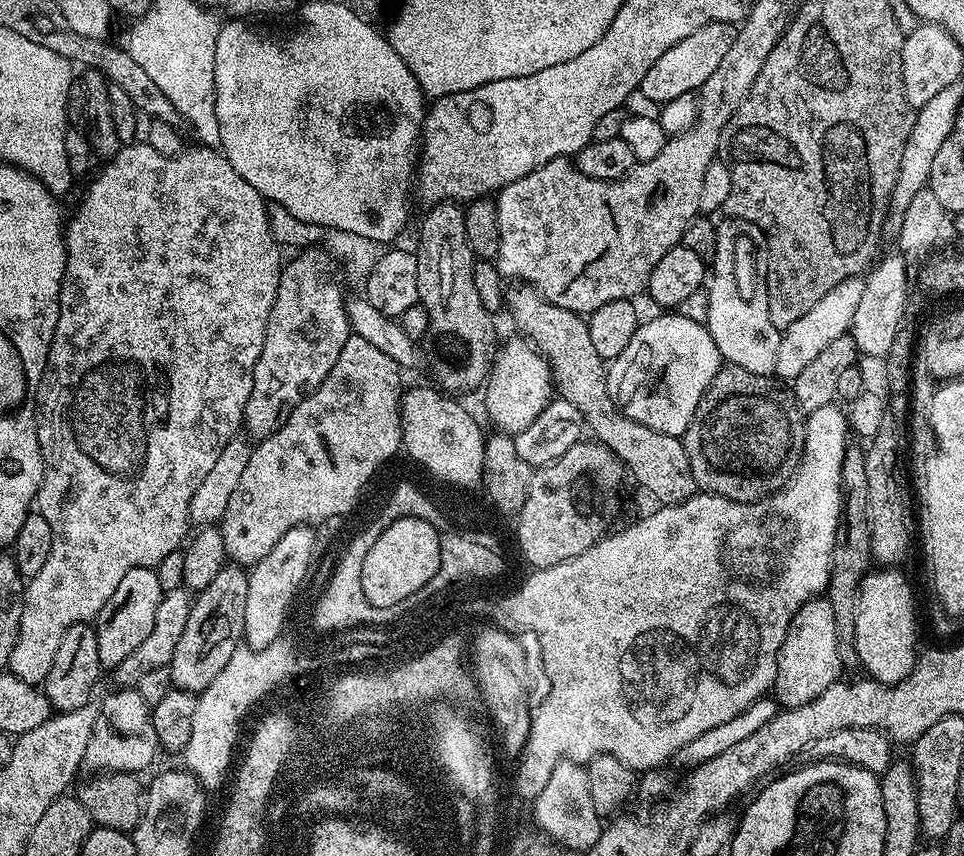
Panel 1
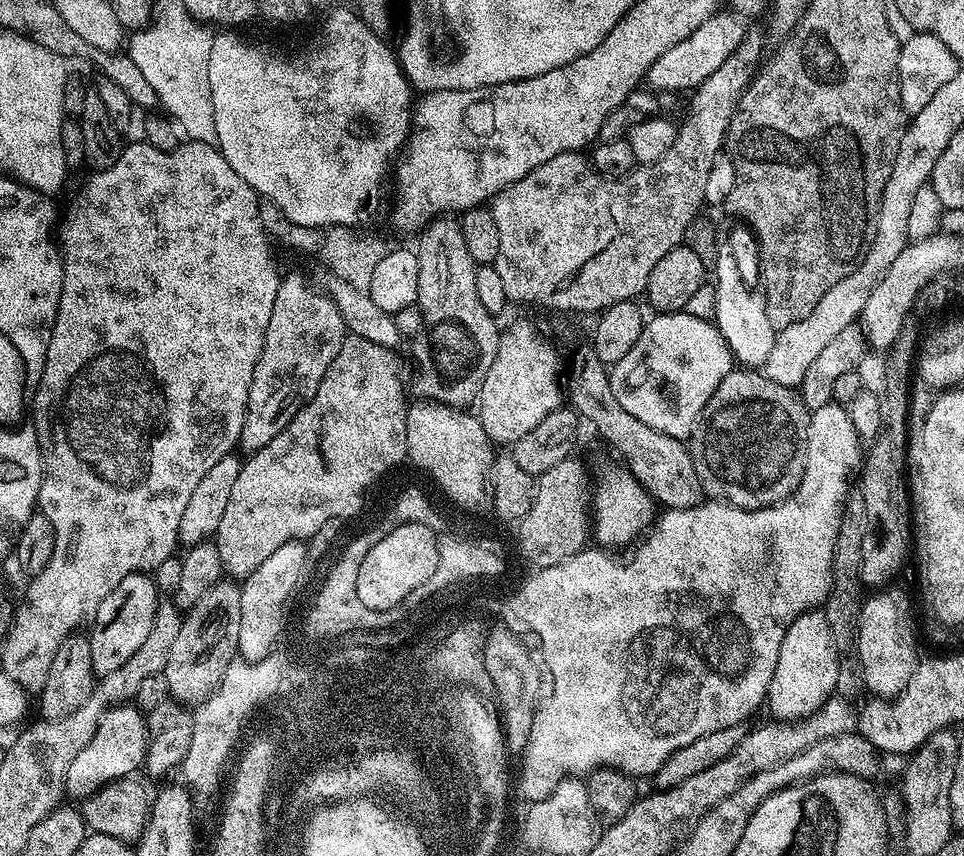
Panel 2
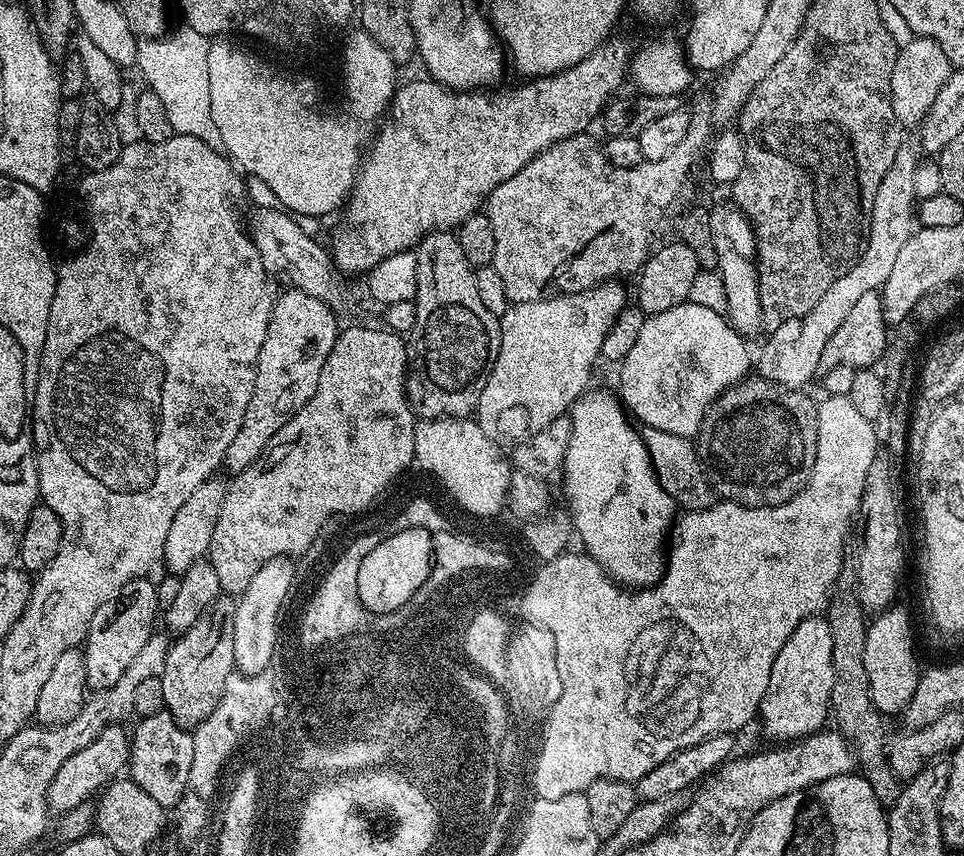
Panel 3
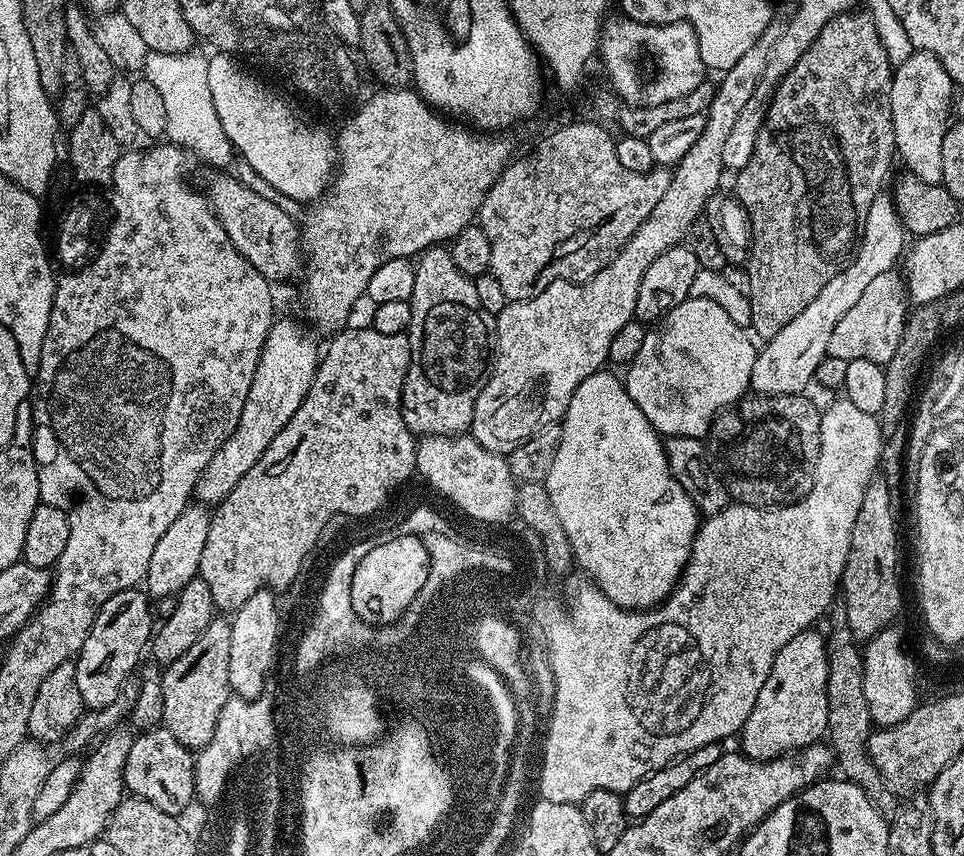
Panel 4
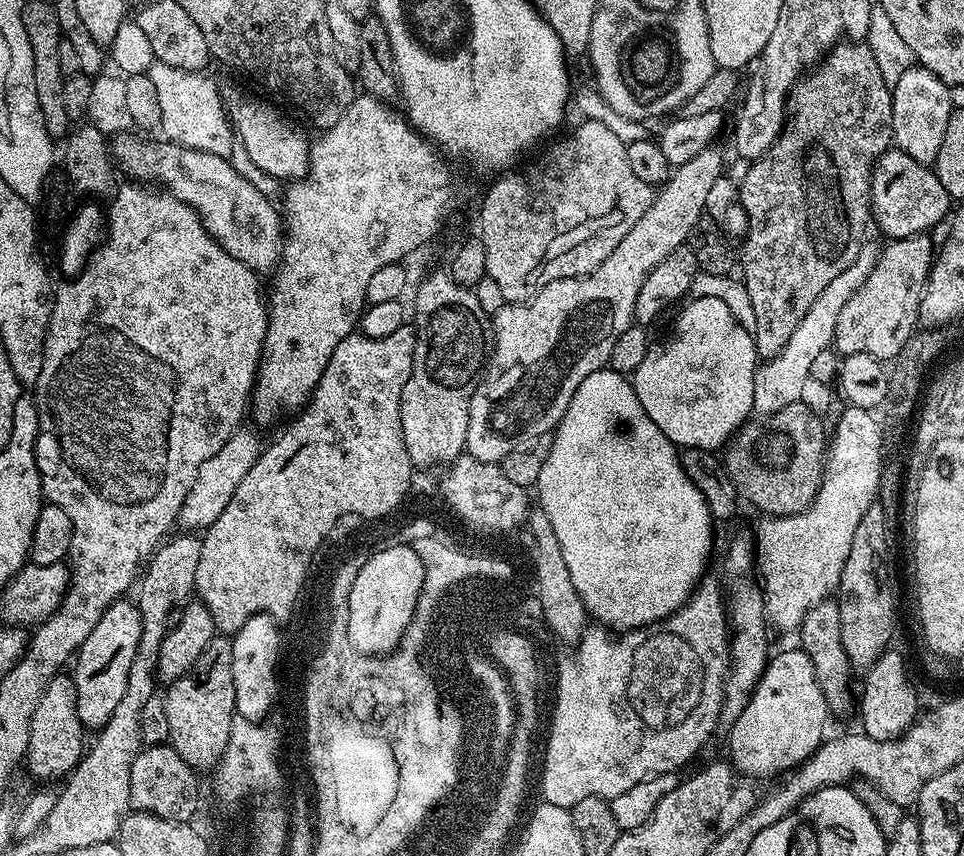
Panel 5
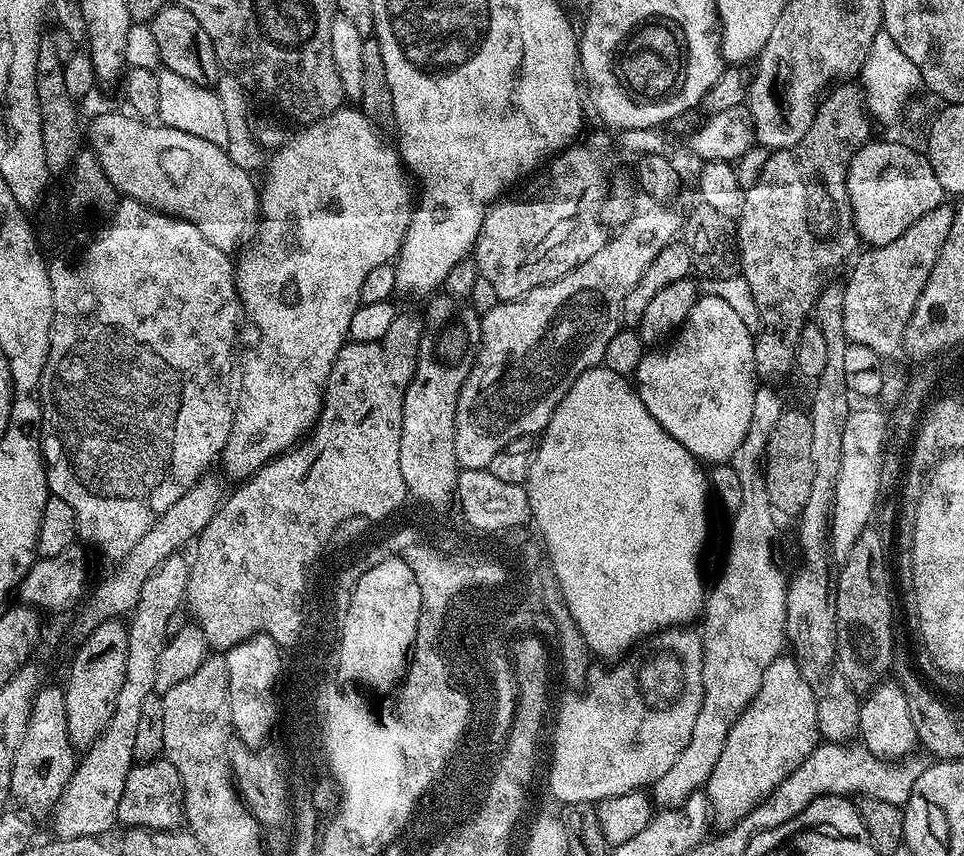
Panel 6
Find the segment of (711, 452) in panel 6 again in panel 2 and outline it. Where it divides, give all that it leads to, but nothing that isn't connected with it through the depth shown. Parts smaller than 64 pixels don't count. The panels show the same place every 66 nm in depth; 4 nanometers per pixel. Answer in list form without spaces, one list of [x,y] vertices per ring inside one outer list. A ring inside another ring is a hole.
[[[686,311],[666,312],[653,317],[645,323],[638,342],[634,342],[626,358],[611,365],[608,381],[618,406],[622,406],[626,414],[634,414],[638,422],[646,422],[646,426],[654,426],[654,430],[670,434],[670,438],[687,441],[700,419],[701,410],[706,402],[710,402],[714,390],[718,390],[718,382],[734,370],[734,357],[711,319],[694,317]]]

